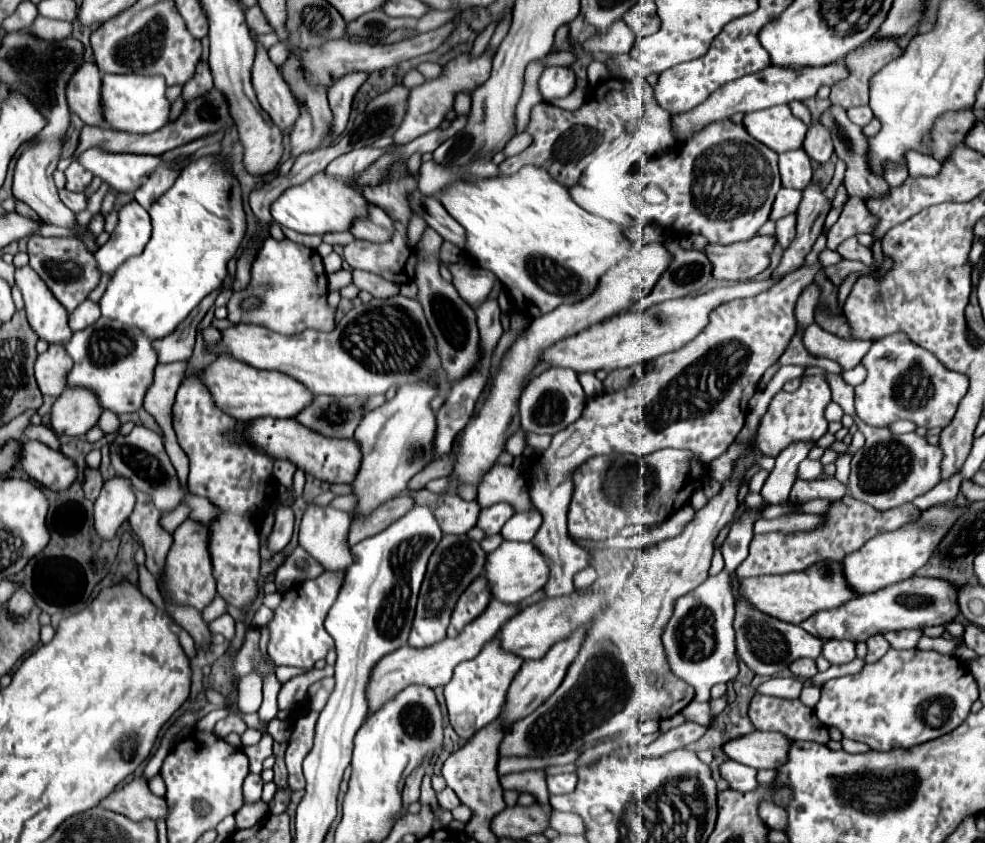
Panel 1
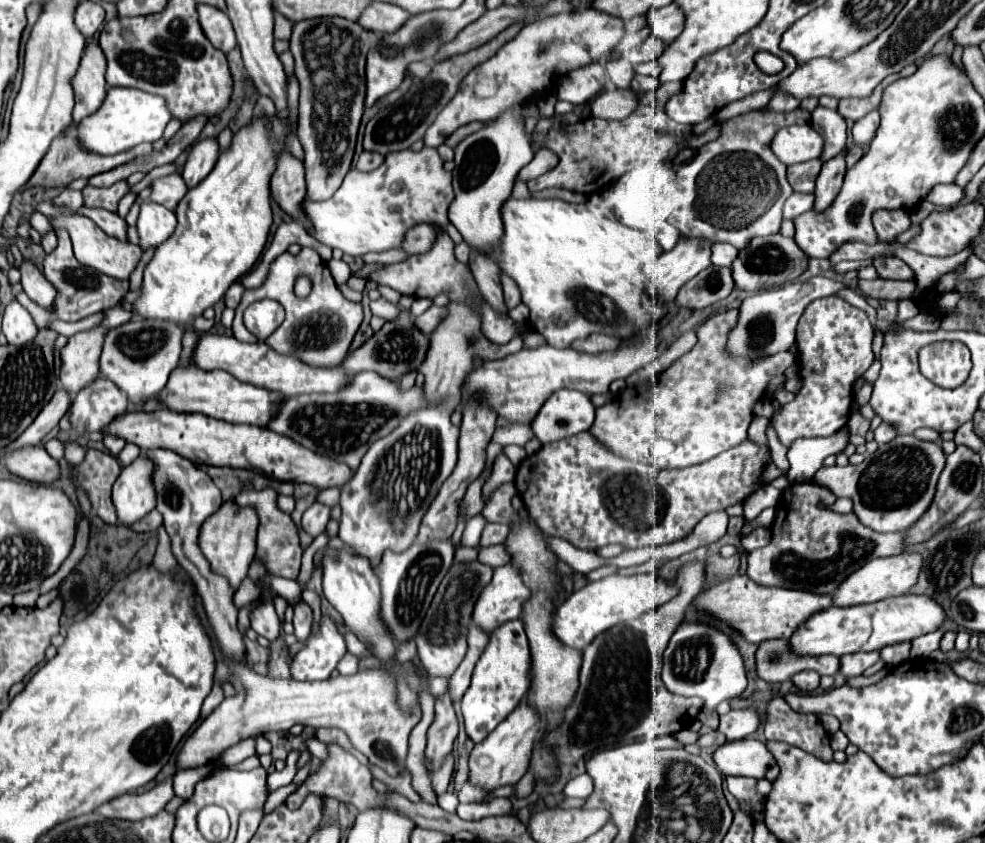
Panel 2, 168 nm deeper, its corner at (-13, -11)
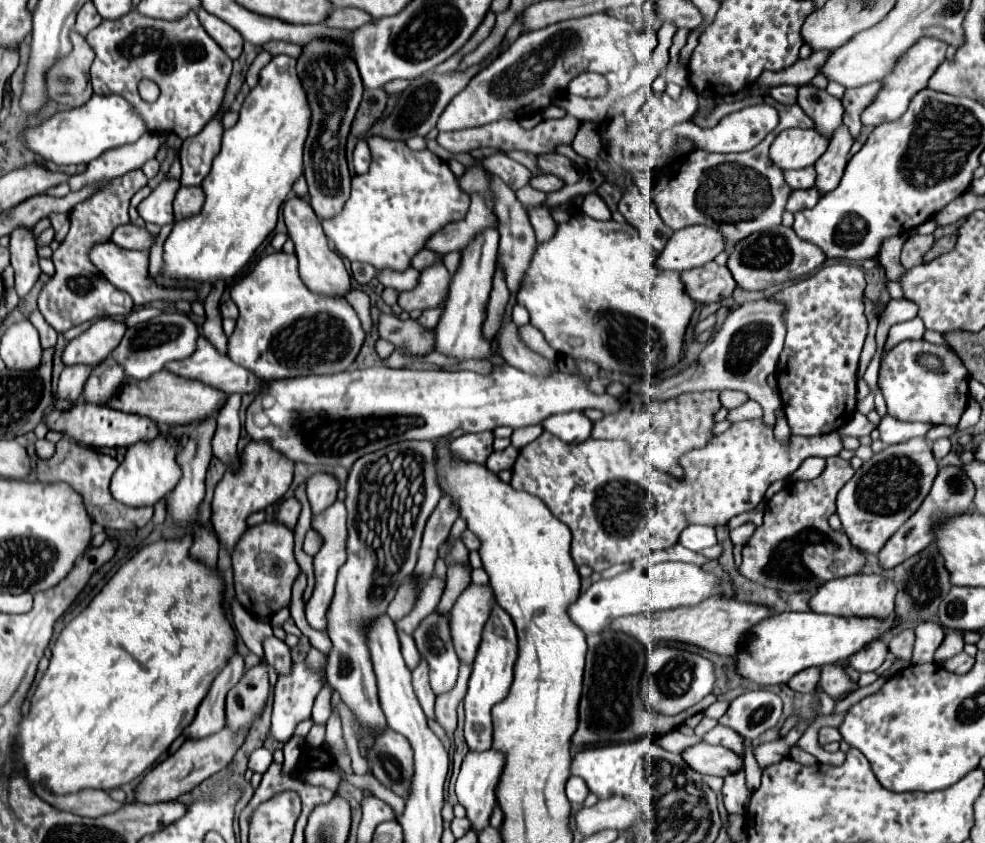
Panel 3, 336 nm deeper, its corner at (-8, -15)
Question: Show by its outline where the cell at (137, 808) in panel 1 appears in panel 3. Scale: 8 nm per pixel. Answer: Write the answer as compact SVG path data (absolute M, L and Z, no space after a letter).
M33 788L33 792L39 794L47 804L53 804L53 808L61 808L65 812L87 818L111 814L121 808L121 804L111 800L107 792L93 788L85 788L85 792L73 792L69 796L53 796L53 792L45 792L45 788Z

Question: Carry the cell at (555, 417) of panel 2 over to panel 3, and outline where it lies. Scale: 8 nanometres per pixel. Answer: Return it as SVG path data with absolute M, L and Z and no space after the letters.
M577 410L553 414L545 418L541 424L547 432L553 432L553 436L557 436L559 440L567 444L585 442L587 438L591 438L591 428L593 428L591 420L583 412L577 412Z

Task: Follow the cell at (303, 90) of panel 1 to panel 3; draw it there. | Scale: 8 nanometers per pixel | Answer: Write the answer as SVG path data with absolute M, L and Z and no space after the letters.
M313 40L303 46L303 54L297 58L297 72L313 110L305 142L305 180L311 194L311 208L317 218L325 220L327 216L337 216L345 200L349 200L351 178L345 160L345 140L363 96L363 82L349 48L331 40Z

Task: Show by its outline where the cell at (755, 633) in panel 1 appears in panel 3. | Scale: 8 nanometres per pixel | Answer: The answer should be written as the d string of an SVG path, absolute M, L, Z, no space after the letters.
M839 664L823 666L823 672L821 672L821 680L819 680L819 684L821 684L821 688L823 688L833 700L839 700L843 694L853 692L853 690L859 688L857 682L853 682L853 680L845 674L843 666L839 666Z

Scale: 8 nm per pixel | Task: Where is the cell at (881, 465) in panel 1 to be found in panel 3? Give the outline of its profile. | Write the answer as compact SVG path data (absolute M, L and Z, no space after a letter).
M913 438L903 444L887 446L865 462L837 496L837 516L851 544L865 554L877 554L899 526L921 506L937 470L939 466L927 438Z

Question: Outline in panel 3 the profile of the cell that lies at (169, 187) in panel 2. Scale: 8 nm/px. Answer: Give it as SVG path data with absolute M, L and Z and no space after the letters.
M181 186L175 196L175 202L173 202L175 220L185 220L189 216L195 216L197 212L201 212L203 202L205 202L205 194L201 188Z

